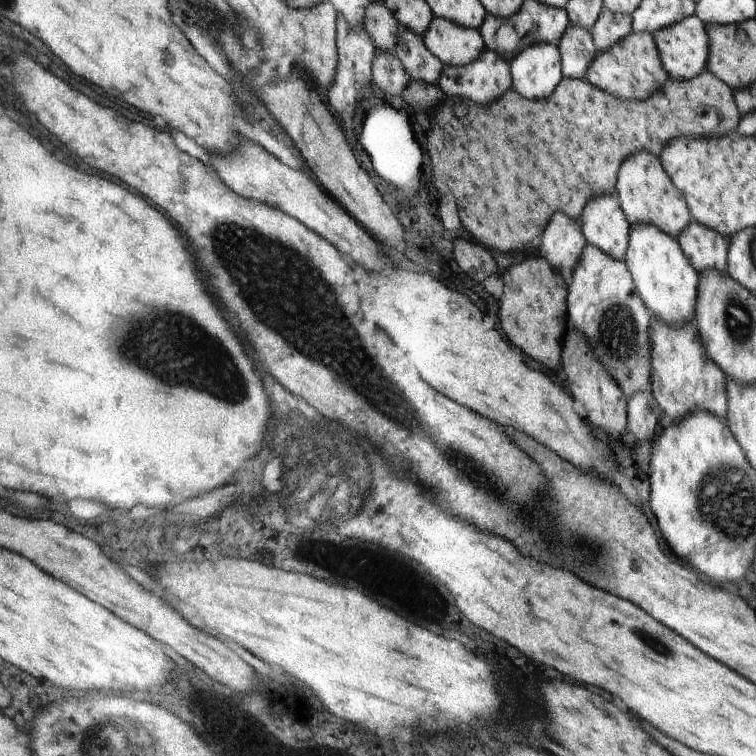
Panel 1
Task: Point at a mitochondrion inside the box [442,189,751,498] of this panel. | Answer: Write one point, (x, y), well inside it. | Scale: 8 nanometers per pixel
(616, 330)

